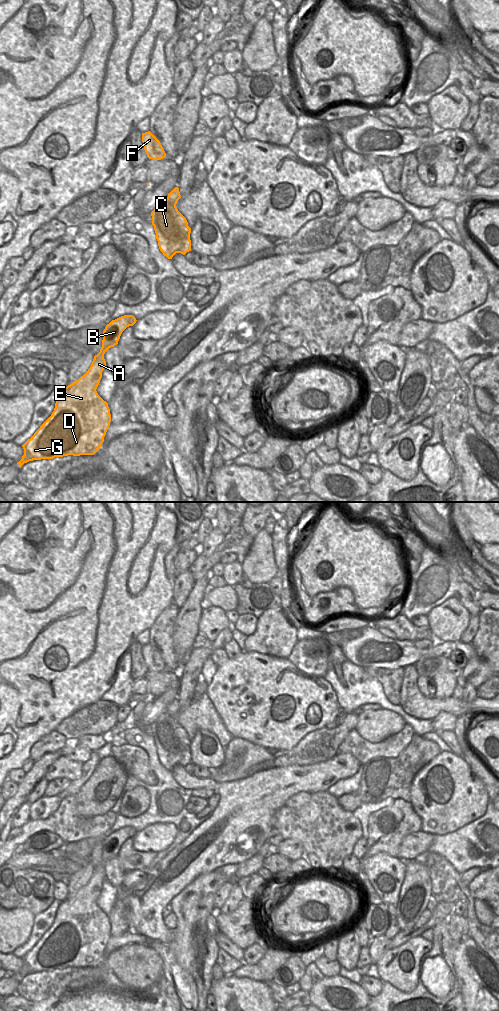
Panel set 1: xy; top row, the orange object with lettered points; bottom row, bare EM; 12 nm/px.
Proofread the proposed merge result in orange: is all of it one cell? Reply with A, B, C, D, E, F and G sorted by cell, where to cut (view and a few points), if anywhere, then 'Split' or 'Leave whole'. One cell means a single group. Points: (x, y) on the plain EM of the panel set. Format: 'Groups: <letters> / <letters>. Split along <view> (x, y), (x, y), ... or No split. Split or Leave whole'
Groups: A B C D E F G. No split. Leave whole

